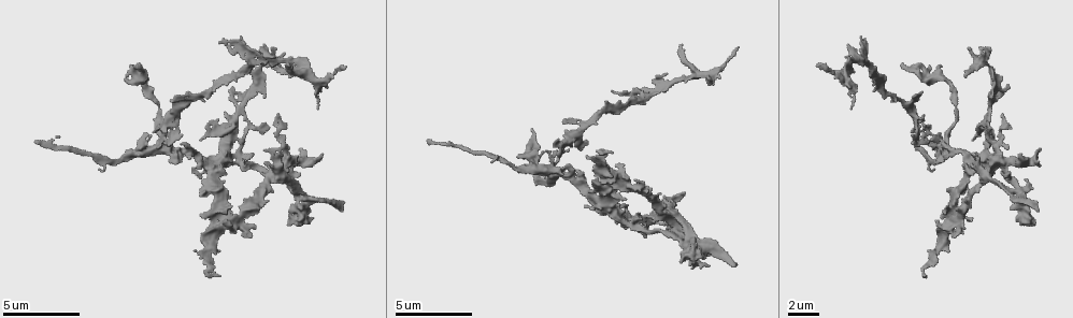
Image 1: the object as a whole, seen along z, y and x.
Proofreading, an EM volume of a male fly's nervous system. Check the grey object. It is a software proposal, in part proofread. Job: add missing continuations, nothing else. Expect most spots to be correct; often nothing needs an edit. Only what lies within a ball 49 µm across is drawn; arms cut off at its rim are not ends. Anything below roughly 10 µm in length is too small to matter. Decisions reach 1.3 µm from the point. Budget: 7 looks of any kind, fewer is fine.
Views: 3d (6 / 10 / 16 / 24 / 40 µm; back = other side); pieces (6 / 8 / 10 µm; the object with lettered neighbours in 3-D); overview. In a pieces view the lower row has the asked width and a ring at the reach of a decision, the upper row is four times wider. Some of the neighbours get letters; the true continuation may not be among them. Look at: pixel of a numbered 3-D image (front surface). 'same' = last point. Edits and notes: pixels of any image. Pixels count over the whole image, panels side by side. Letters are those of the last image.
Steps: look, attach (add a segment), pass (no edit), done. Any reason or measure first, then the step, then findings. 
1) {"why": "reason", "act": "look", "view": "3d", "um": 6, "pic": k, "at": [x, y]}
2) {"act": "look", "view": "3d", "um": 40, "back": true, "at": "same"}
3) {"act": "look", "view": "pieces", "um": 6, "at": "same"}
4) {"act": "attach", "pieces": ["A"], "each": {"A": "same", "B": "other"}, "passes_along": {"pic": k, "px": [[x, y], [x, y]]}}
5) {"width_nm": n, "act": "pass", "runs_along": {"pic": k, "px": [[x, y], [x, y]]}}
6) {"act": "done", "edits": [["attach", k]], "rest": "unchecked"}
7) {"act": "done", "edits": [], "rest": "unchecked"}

{"act": "look", "view": "pieces", "um": 6, "pic": 1, "at": [534, 130]}

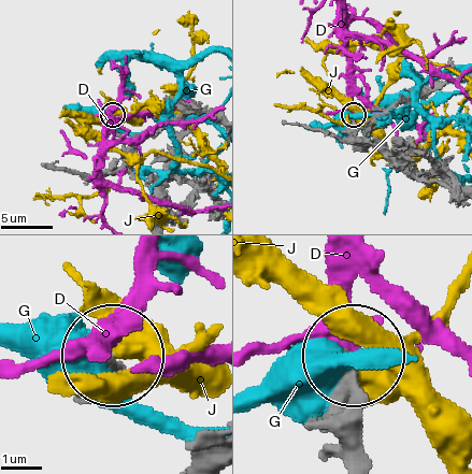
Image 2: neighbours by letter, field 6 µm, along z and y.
{"act": "pass", "each": {"D": "other", "G": "other", "J": "other"}, "found": "no lettered segment goes on from it"}

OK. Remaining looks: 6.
{"why": "free end", "act": "look", "view": "pieces", "um": 10, "pic": 1, "at": [968, 74]}

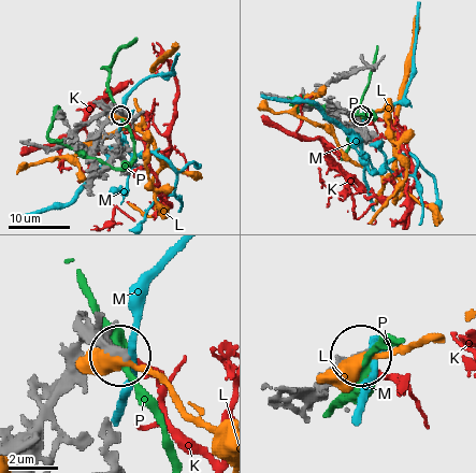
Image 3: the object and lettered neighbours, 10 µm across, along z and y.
{"act": "pass", "each": {"K": "other", "L": "other", "M": "other", "P": "other"}, "found": "none of them fits"}

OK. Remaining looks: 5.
{"why": "long arm stops here", "act": "look", "view": "3d", "um": 10, "pic": 1, "at": [731, 264]}

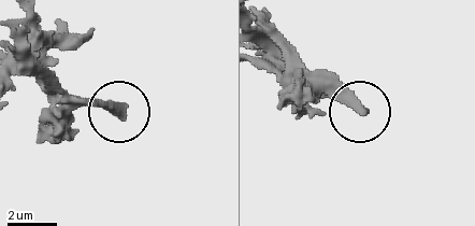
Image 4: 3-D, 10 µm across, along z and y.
{"why": "what lies round it", "act": "look", "view": "pieces", "um": 6, "pic": 4, "at": [360, 110]}

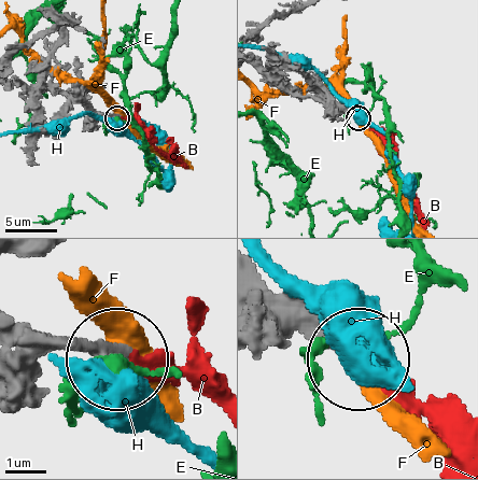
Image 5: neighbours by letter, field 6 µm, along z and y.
{"act": "attach", "pieces": ["B"], "each": {"B": "same", "E": "other", "F": "other", "H": "other"}, "found": "it goes on there"}

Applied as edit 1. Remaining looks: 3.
{"why": "free end", "act": "look", "view": "pieces", "um": 10, "pic": 1, "at": [680, 49]}

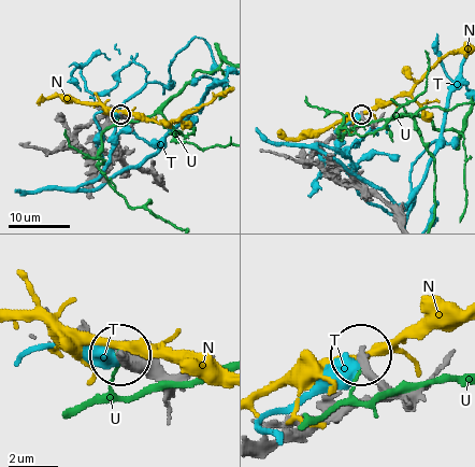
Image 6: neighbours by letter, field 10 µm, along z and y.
{"act": "pass", "each": {"N": "other", "T": "other", "U": "other"}, "found": "none of them fits"}

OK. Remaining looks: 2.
{"act": "done", "edits": [["attach", 5]], "rest": "unchecked"}

